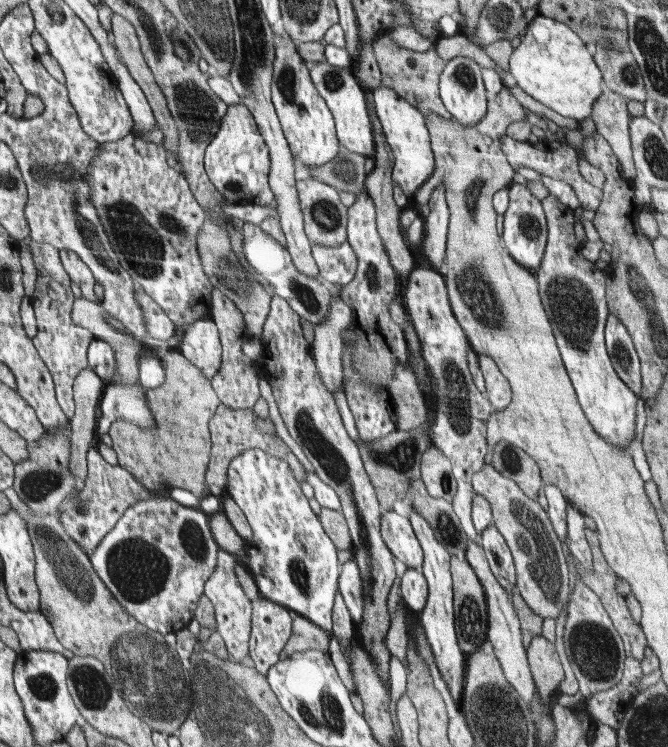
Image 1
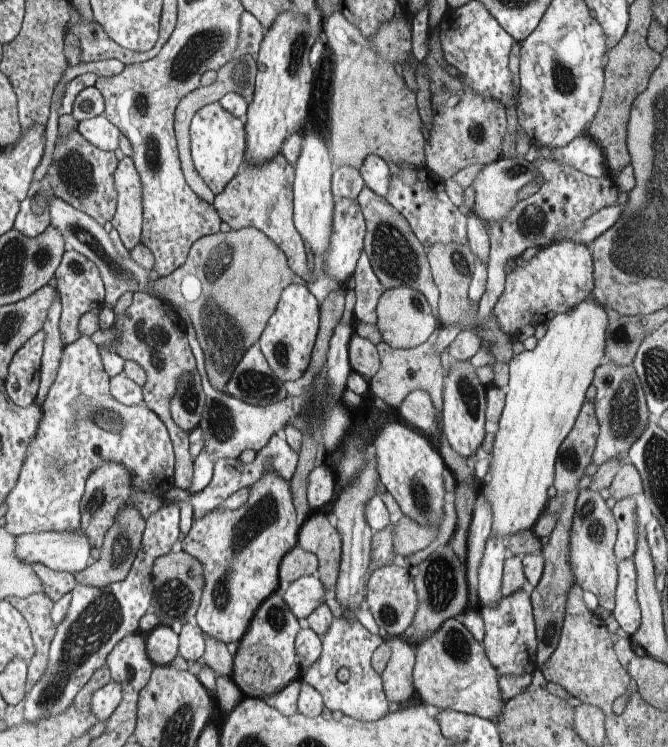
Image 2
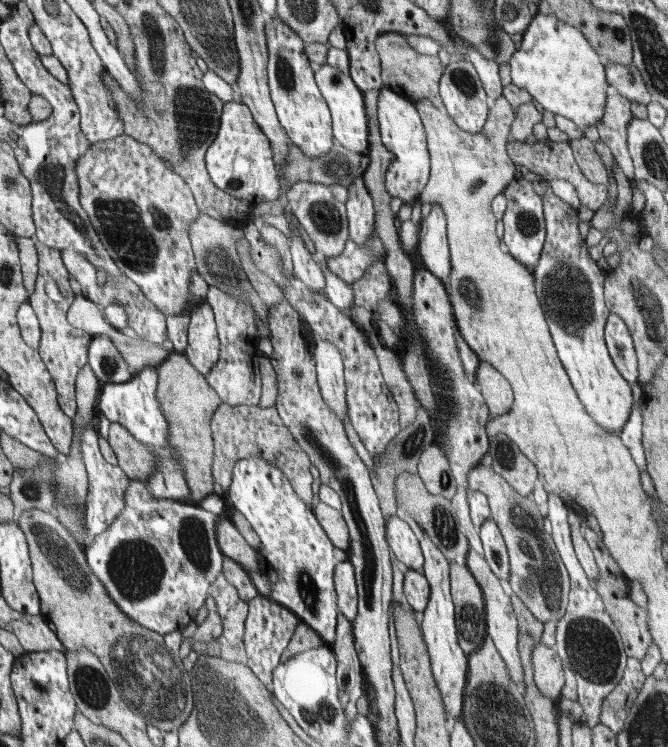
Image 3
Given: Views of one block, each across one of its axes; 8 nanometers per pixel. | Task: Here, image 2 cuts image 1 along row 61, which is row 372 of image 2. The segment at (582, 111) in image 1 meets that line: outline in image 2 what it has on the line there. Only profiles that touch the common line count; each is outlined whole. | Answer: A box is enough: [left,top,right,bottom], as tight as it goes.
[481,293,608,540]

